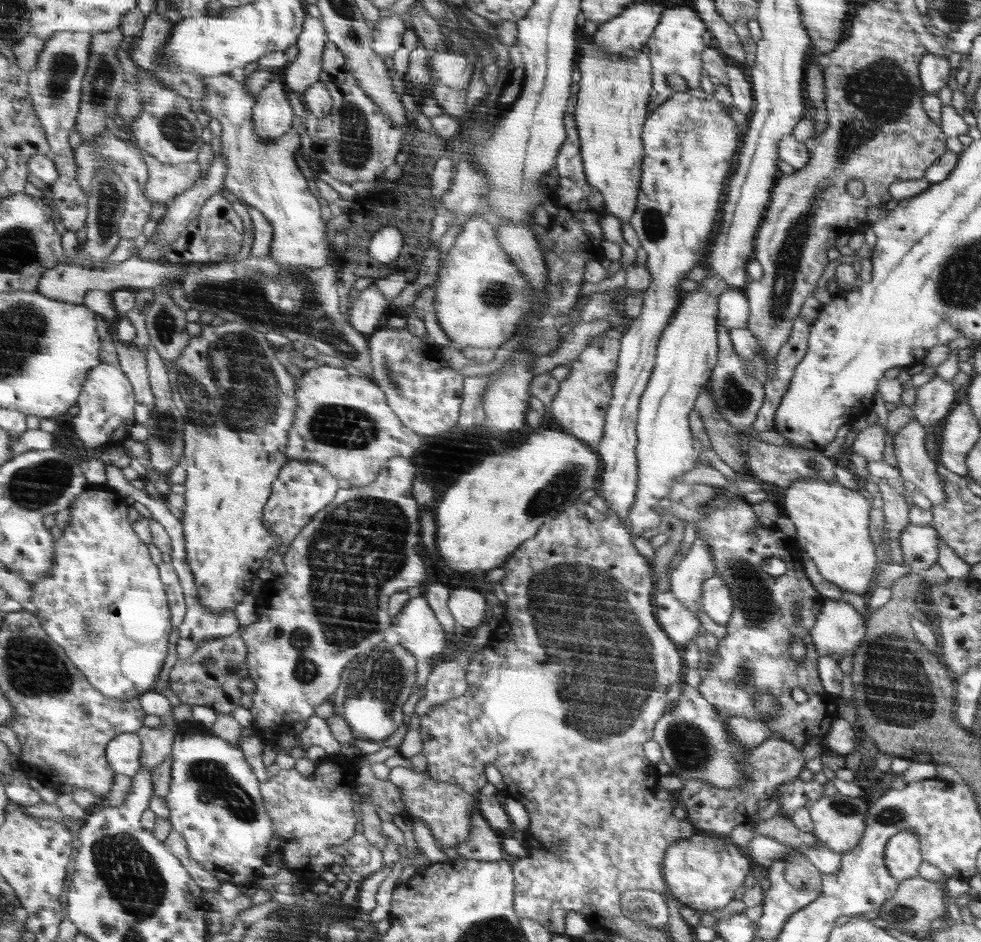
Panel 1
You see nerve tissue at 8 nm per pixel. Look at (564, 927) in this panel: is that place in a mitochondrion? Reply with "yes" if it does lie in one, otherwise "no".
no

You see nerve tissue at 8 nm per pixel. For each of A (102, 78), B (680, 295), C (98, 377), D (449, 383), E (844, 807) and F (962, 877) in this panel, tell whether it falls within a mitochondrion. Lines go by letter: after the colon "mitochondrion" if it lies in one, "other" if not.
A: mitochondrion
B: other
C: other
D: other
E: mitochondrion
F: other

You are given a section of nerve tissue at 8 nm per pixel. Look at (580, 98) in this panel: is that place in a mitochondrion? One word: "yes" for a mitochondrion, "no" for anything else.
no

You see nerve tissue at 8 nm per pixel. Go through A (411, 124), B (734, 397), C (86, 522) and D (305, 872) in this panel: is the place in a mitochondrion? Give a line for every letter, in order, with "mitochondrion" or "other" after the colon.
A: other
B: mitochondrion
C: other
D: other

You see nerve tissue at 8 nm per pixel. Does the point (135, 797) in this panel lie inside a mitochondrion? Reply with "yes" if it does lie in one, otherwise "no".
no

